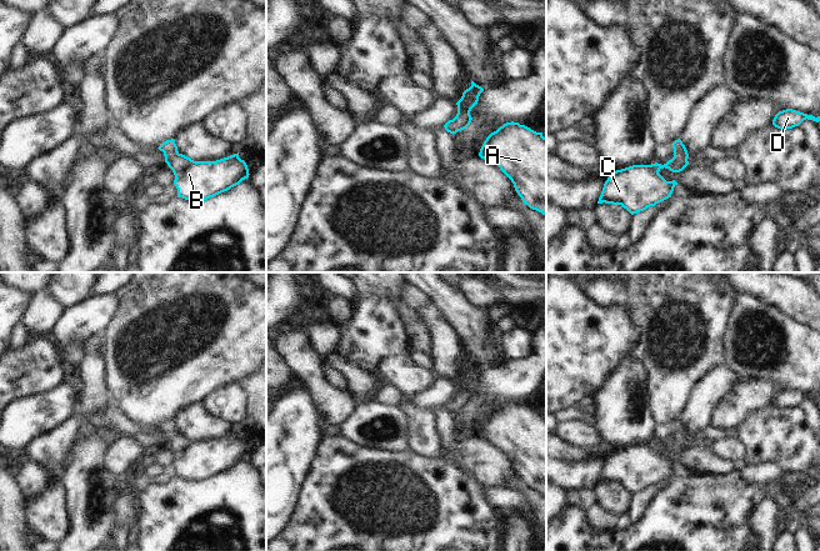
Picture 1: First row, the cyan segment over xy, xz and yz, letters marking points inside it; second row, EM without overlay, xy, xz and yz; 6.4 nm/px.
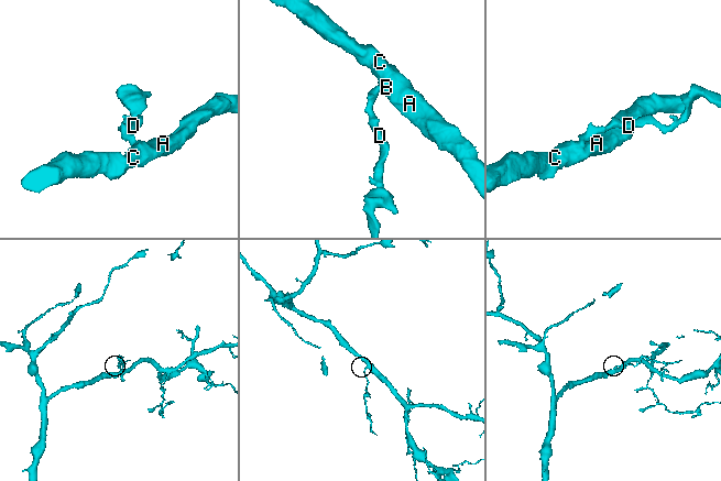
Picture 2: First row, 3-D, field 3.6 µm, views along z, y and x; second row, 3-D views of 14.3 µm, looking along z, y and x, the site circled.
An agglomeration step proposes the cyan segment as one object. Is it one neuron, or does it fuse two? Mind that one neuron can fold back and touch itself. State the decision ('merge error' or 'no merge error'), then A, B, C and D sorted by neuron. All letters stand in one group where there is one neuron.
no merge error; groups A B C D

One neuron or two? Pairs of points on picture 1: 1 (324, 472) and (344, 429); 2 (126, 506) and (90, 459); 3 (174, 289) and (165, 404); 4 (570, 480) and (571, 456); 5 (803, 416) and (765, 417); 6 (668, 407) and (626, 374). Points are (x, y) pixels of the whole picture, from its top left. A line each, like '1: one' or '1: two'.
1: two
2: two
3: one
4: two
5: one
6: two

